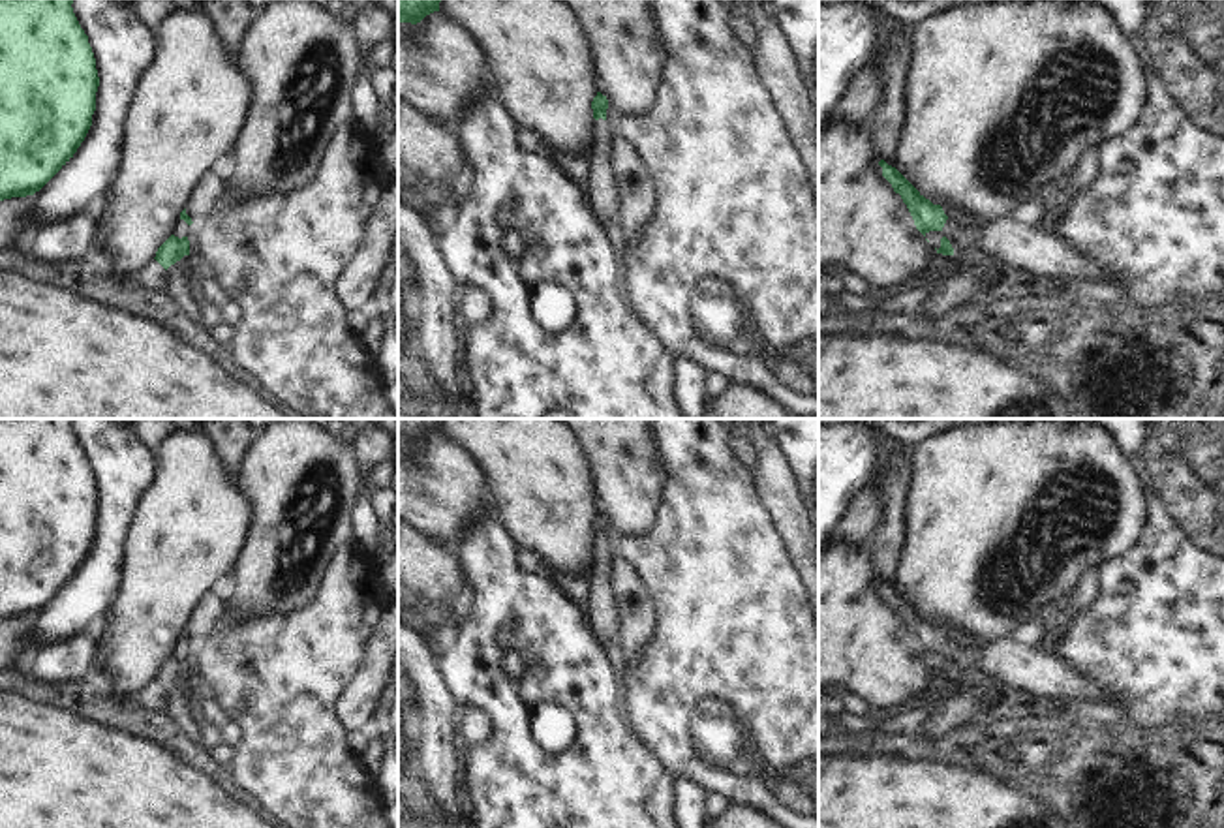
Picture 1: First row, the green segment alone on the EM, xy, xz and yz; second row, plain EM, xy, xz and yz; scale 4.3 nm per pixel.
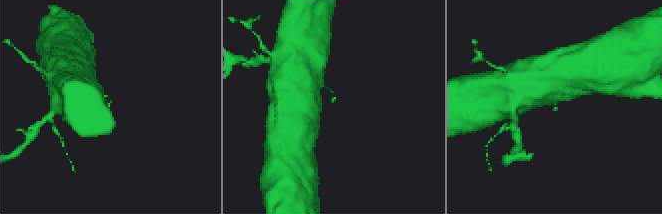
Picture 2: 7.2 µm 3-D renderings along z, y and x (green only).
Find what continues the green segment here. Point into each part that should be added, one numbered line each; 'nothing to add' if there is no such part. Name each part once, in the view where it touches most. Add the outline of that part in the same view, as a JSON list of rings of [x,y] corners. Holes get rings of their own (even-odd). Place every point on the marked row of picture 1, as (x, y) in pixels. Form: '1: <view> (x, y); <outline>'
1: yz (1046, 256); [[[948,218],[942,233],[954,252],[978,246],[1038,278],[1066,280],[1072,285],[1106,280],[1102,263],[1078,253],[1063,237],[1031,229],[1014,218],[999,218],[986,227],[963,225]]]

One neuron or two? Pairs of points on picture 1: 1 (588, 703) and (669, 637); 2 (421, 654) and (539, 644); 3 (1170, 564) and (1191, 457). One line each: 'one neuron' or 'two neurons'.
1: two neurons
2: two neurons
3: one neuron

